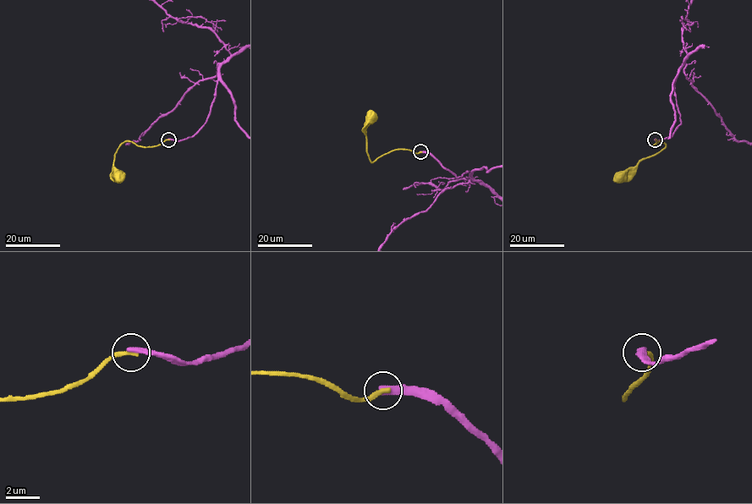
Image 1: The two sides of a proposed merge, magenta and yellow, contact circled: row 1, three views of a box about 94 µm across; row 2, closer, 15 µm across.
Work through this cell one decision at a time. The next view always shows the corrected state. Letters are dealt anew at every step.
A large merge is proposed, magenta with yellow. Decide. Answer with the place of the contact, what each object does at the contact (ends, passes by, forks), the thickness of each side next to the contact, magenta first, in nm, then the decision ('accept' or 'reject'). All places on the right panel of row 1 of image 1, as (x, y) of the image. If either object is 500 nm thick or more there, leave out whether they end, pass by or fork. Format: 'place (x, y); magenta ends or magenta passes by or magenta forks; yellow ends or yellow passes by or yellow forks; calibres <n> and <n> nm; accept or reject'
place (655, 139); magenta ends; yellow ends; calibres 400 and 320 nm; reject

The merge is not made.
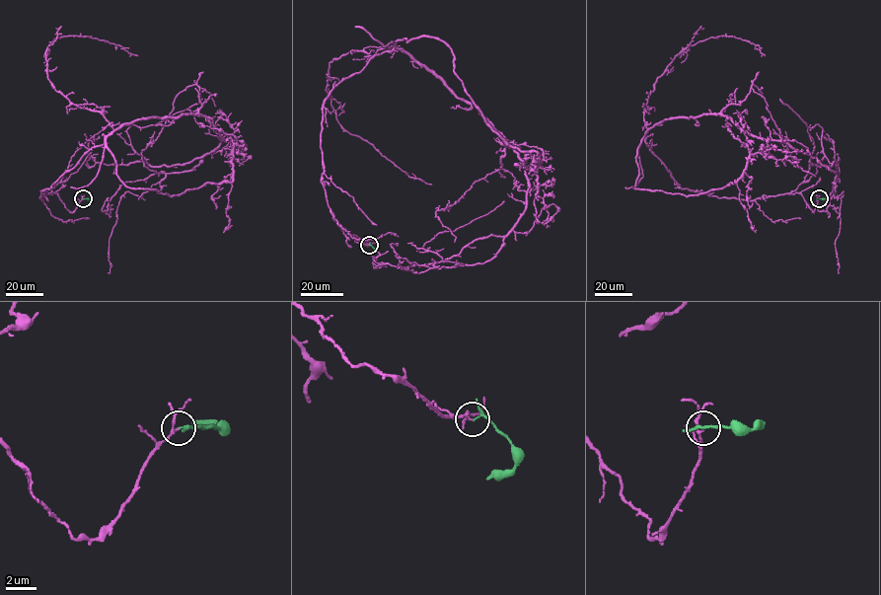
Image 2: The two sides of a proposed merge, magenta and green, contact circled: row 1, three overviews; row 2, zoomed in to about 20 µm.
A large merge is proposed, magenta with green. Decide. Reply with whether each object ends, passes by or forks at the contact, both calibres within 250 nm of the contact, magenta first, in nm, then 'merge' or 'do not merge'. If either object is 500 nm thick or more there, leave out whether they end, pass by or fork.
magenta passes by; green passes by; calibres 120 and 120 nm; do not merge

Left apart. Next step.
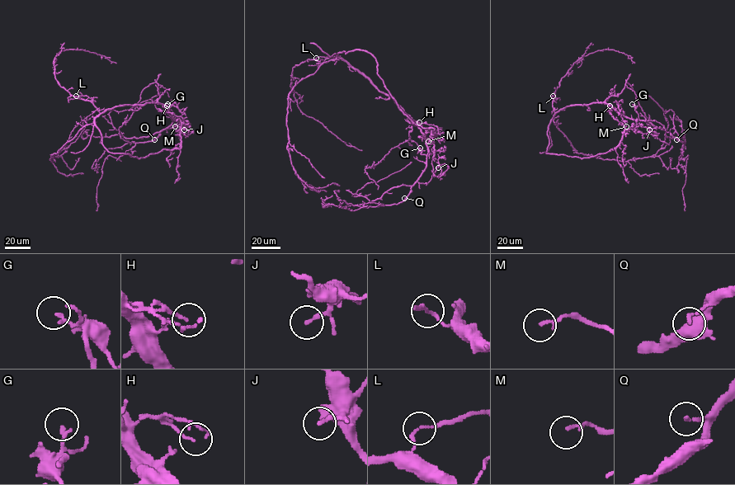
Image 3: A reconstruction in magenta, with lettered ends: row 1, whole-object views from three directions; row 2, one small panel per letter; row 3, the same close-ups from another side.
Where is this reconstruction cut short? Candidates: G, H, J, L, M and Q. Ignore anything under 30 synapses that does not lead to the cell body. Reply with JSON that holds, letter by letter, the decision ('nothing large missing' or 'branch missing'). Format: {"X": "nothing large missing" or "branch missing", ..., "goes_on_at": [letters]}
{"G": "nothing large missing", "H": "nothing large missing", "J": "nothing large missing", "L": "nothing large missing", "M": "nothing large missing", "Q": "nothing large missing", "goes_on_at": []}

